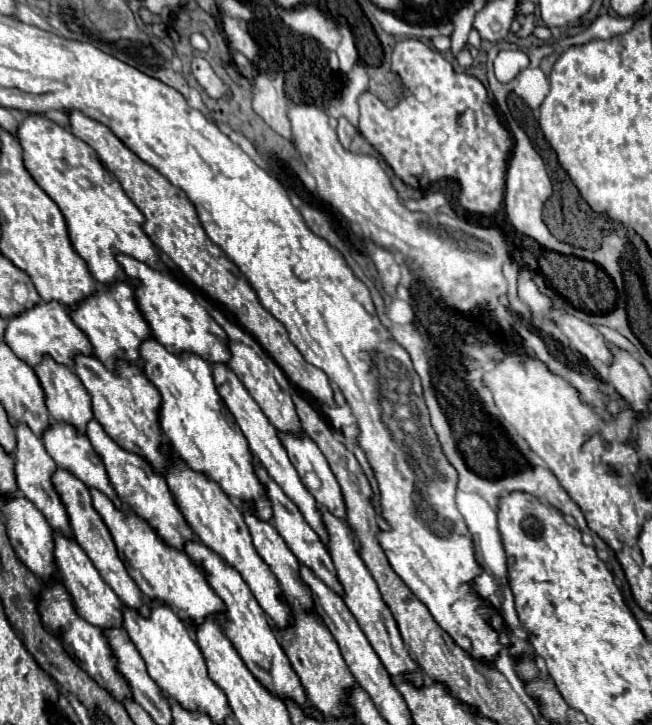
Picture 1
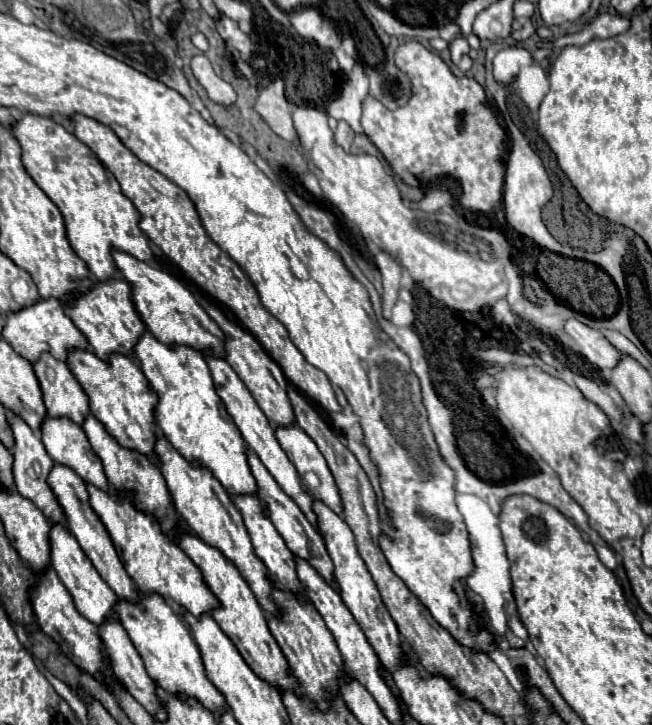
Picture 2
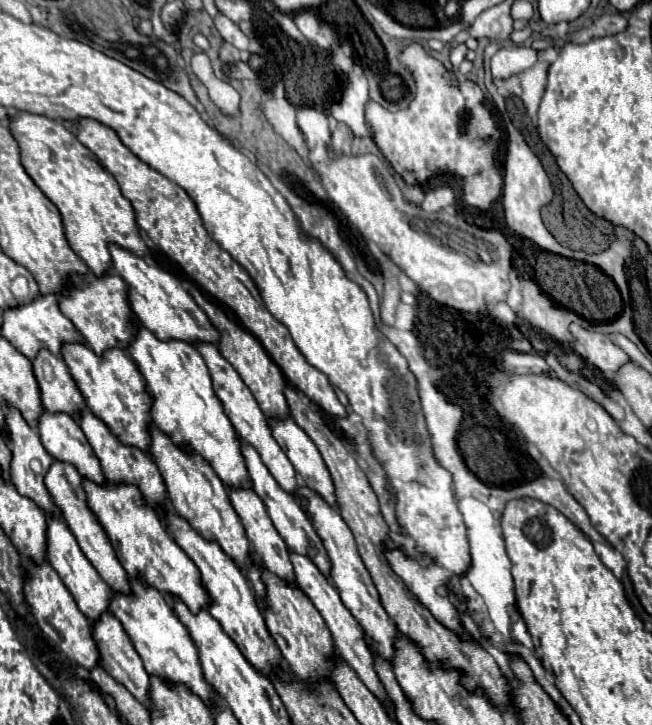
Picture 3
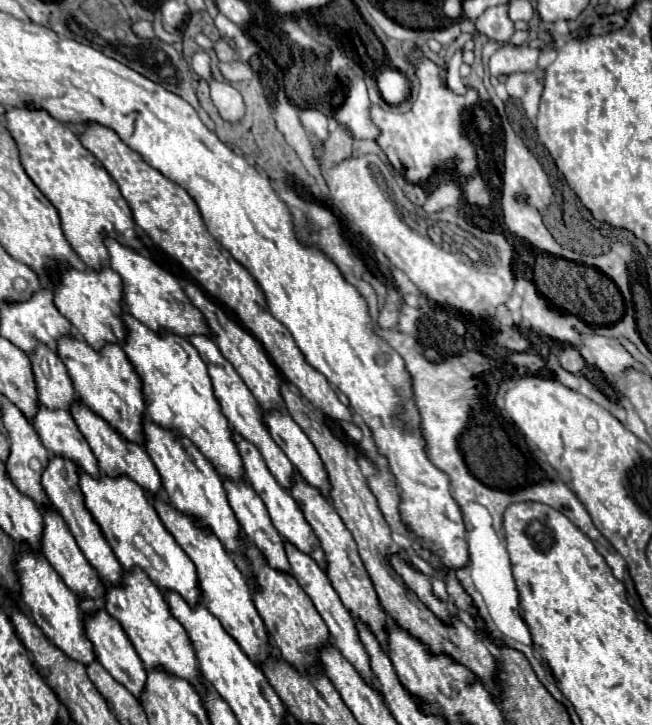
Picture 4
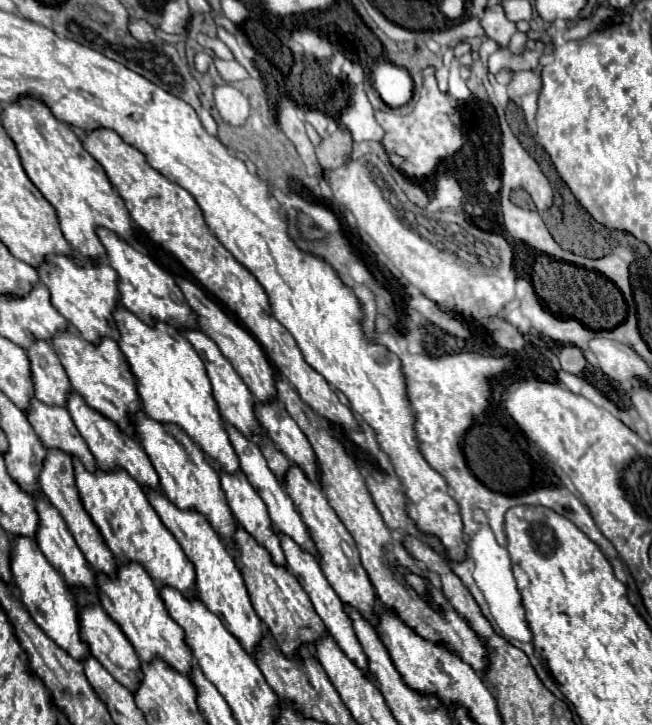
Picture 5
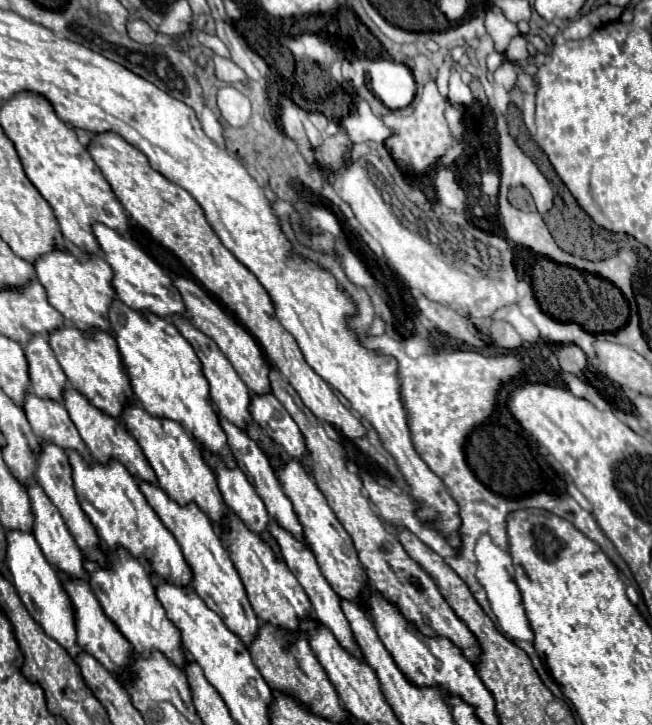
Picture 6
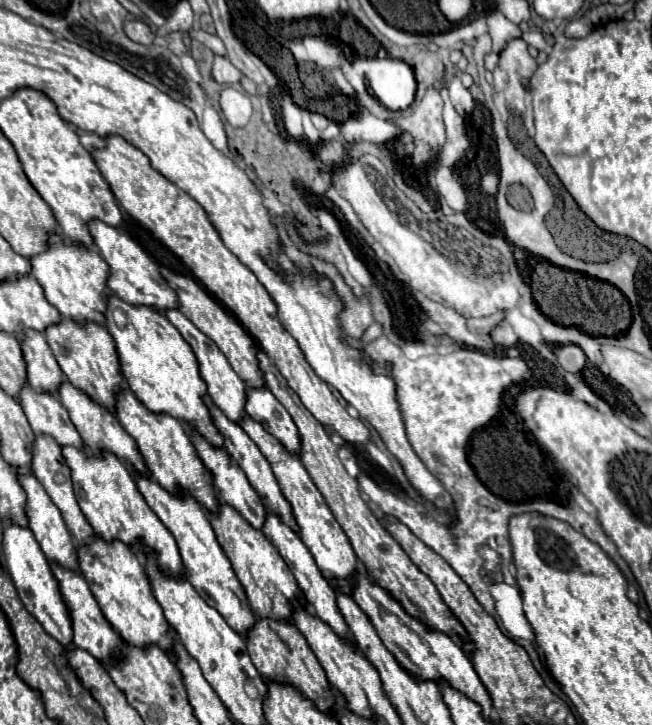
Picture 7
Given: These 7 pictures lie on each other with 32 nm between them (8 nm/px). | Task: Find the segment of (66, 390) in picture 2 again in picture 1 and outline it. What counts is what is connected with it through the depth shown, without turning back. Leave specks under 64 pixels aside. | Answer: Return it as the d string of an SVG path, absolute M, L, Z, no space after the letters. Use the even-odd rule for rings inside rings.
M44 356L34 372L46 394L50 418L70 422L84 434L84 426L92 418L92 402L78 376L50 356Z

